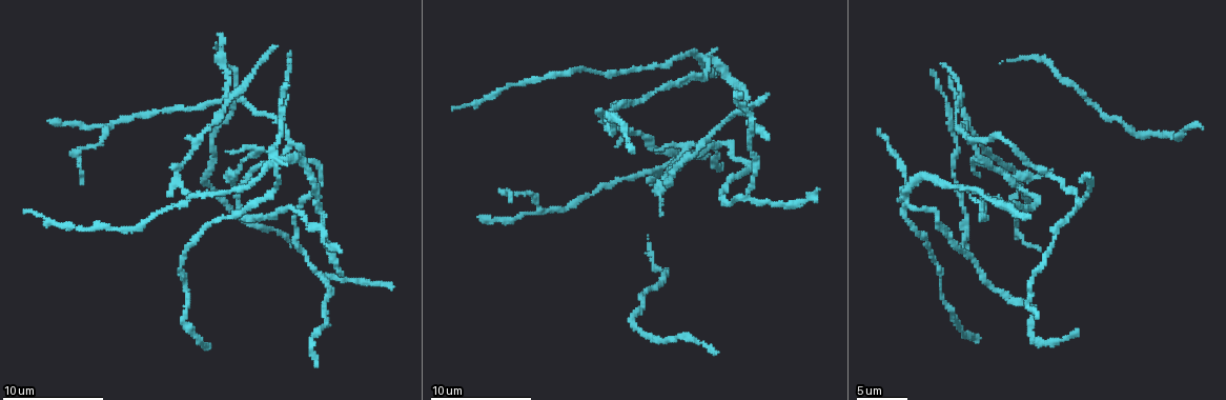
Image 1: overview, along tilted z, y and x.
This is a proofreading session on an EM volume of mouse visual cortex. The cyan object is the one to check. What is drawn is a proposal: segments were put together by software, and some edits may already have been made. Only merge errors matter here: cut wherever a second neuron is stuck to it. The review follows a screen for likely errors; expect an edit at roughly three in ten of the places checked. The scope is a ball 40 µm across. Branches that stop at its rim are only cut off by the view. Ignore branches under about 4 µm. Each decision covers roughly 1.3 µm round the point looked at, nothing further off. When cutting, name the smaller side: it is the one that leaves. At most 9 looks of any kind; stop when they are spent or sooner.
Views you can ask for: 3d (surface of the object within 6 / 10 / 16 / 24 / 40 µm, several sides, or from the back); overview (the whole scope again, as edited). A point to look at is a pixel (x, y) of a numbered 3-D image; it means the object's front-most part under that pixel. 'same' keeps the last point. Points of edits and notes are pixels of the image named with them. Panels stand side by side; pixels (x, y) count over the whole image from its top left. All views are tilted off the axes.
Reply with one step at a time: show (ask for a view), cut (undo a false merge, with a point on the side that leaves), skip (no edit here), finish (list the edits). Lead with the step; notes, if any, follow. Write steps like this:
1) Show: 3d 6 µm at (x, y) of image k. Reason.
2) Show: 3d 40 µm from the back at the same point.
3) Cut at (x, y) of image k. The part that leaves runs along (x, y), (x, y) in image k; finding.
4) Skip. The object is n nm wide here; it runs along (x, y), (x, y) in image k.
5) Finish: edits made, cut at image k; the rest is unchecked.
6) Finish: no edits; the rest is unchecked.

Show: 3d 10 µm at (747, 196) of image 1. Arms part here.

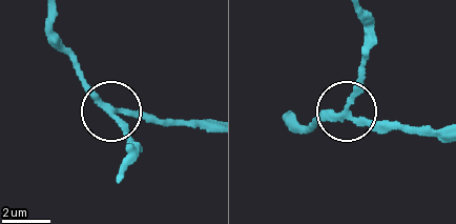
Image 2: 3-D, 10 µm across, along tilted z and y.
Skip. 3 arms meet here; it runs along (49, 12), (77, 76), (105, 107), (164, 121) in image 2; all the same neuron.

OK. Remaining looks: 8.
Show: 3d 16 µm at (242, 101) of image 1. Arms part here.

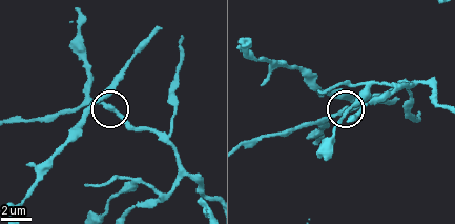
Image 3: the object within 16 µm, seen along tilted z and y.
Skip. The side arm is 17 µm long; continuous, no second neuron.

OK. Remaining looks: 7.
Show: 3d 10 µm at (906, 205) of image 1. Four arms meet.

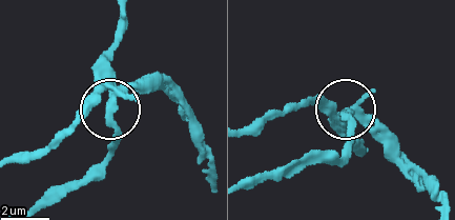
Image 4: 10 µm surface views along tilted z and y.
Cut at (142, 87) of image 4. 4 arms meet here; the part that leaves runs along (116, 92), (166, 92), (195, 130), (207, 176) in image 4; a second neuron is stuck on.

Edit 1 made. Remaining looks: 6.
Show: overview.

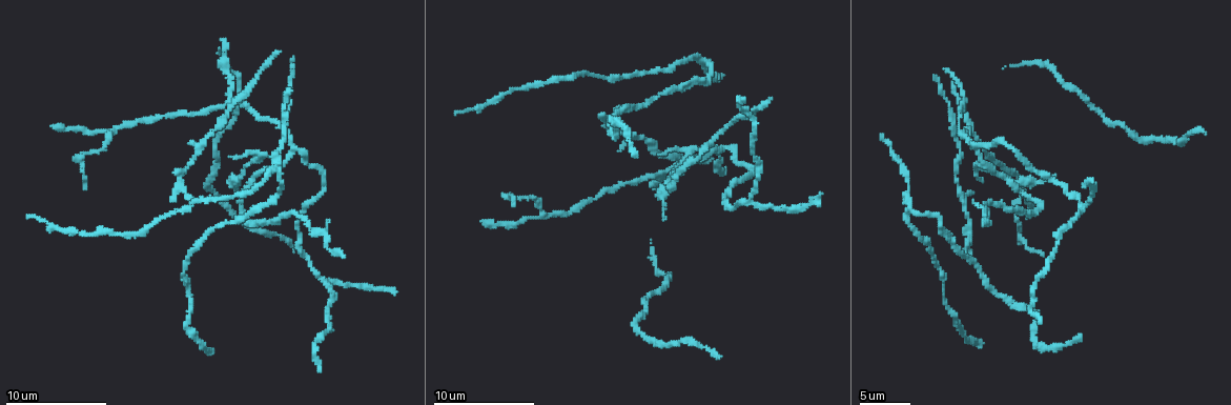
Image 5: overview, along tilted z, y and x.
Show: 3d 6 µm at (112, 130) of image 5. Side arm on a straight run.

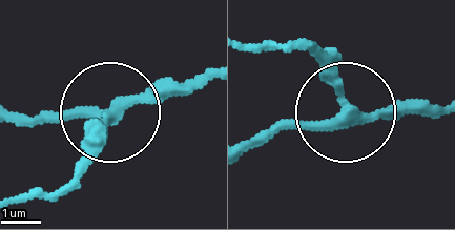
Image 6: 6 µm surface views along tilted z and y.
Skip. It runs along (204, 80), (164, 85), (114, 112), (17, 127) in image 6; all the same neuron.

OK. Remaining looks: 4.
Finish: edits made, cut at image 4; the rest is unchecked.

